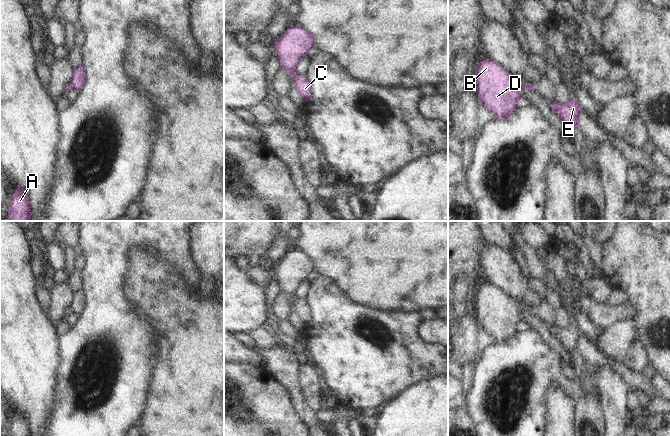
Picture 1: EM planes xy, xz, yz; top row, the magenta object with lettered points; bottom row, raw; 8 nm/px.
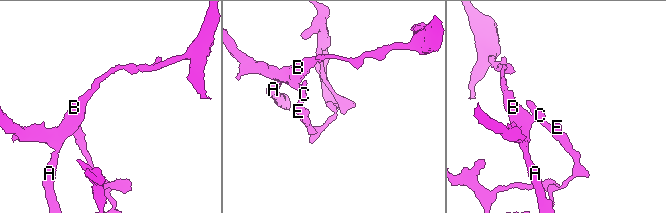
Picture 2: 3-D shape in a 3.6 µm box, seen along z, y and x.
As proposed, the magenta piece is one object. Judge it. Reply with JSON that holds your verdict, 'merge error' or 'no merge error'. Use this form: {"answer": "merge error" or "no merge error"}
{"answer": "merge error"}

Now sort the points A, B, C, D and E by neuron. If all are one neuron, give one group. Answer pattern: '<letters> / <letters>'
A B D / C E

